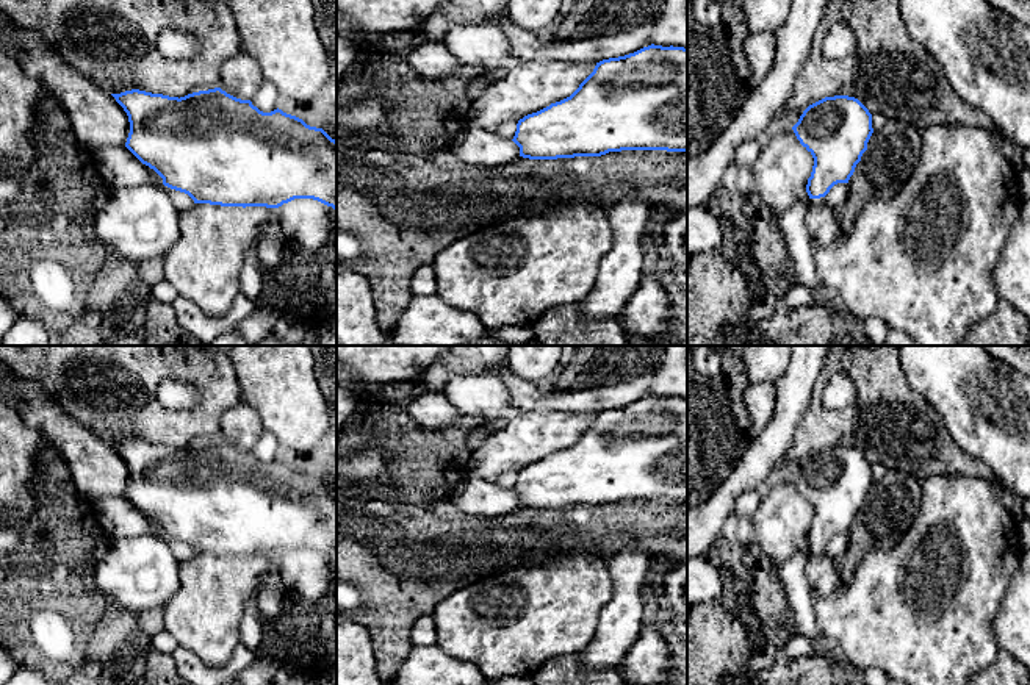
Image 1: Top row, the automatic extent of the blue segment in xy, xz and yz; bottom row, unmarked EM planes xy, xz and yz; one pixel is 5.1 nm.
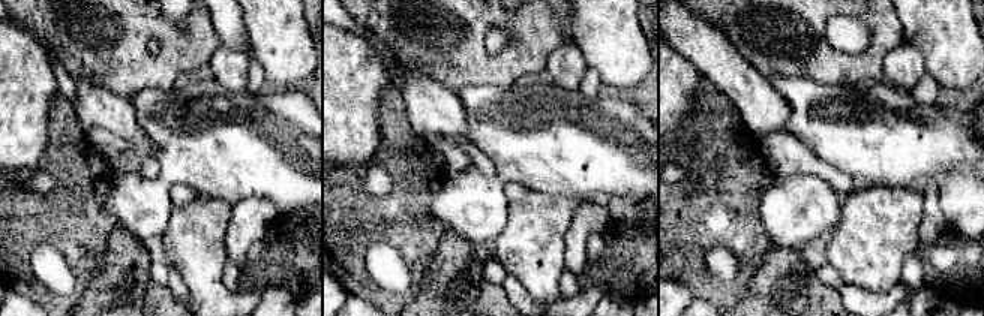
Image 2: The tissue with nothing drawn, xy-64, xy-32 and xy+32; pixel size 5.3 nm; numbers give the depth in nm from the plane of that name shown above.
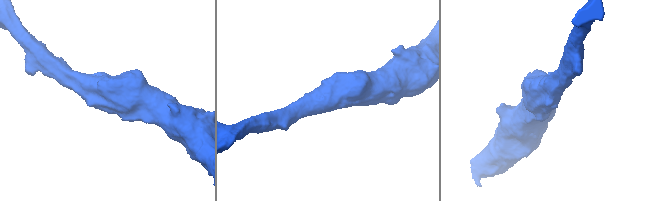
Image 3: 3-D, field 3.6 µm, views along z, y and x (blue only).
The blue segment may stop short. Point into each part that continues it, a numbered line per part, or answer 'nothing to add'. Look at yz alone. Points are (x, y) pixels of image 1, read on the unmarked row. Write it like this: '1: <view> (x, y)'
1: yz (824, 574)

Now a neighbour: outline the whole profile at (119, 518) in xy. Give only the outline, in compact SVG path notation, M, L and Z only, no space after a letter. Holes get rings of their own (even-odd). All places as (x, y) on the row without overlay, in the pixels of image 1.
M127 497L94 500L94 511L111 540L131 538L147 532L144 515Z

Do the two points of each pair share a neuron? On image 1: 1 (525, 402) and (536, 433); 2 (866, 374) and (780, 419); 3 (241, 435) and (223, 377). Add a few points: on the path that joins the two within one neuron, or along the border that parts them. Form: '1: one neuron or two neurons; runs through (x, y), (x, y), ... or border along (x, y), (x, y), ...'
1: two neurons; border along (565, 410), (522, 413)
2: two neurons; border along (822, 369), (811, 405), (792, 437)
3: two neurons; border along (240, 399), (223, 415), (218, 437)

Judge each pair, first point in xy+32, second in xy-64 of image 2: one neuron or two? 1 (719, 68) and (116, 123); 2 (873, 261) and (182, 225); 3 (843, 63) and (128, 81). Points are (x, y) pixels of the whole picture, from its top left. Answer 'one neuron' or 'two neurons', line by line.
1: one neuron
2: one neuron
3: one neuron

